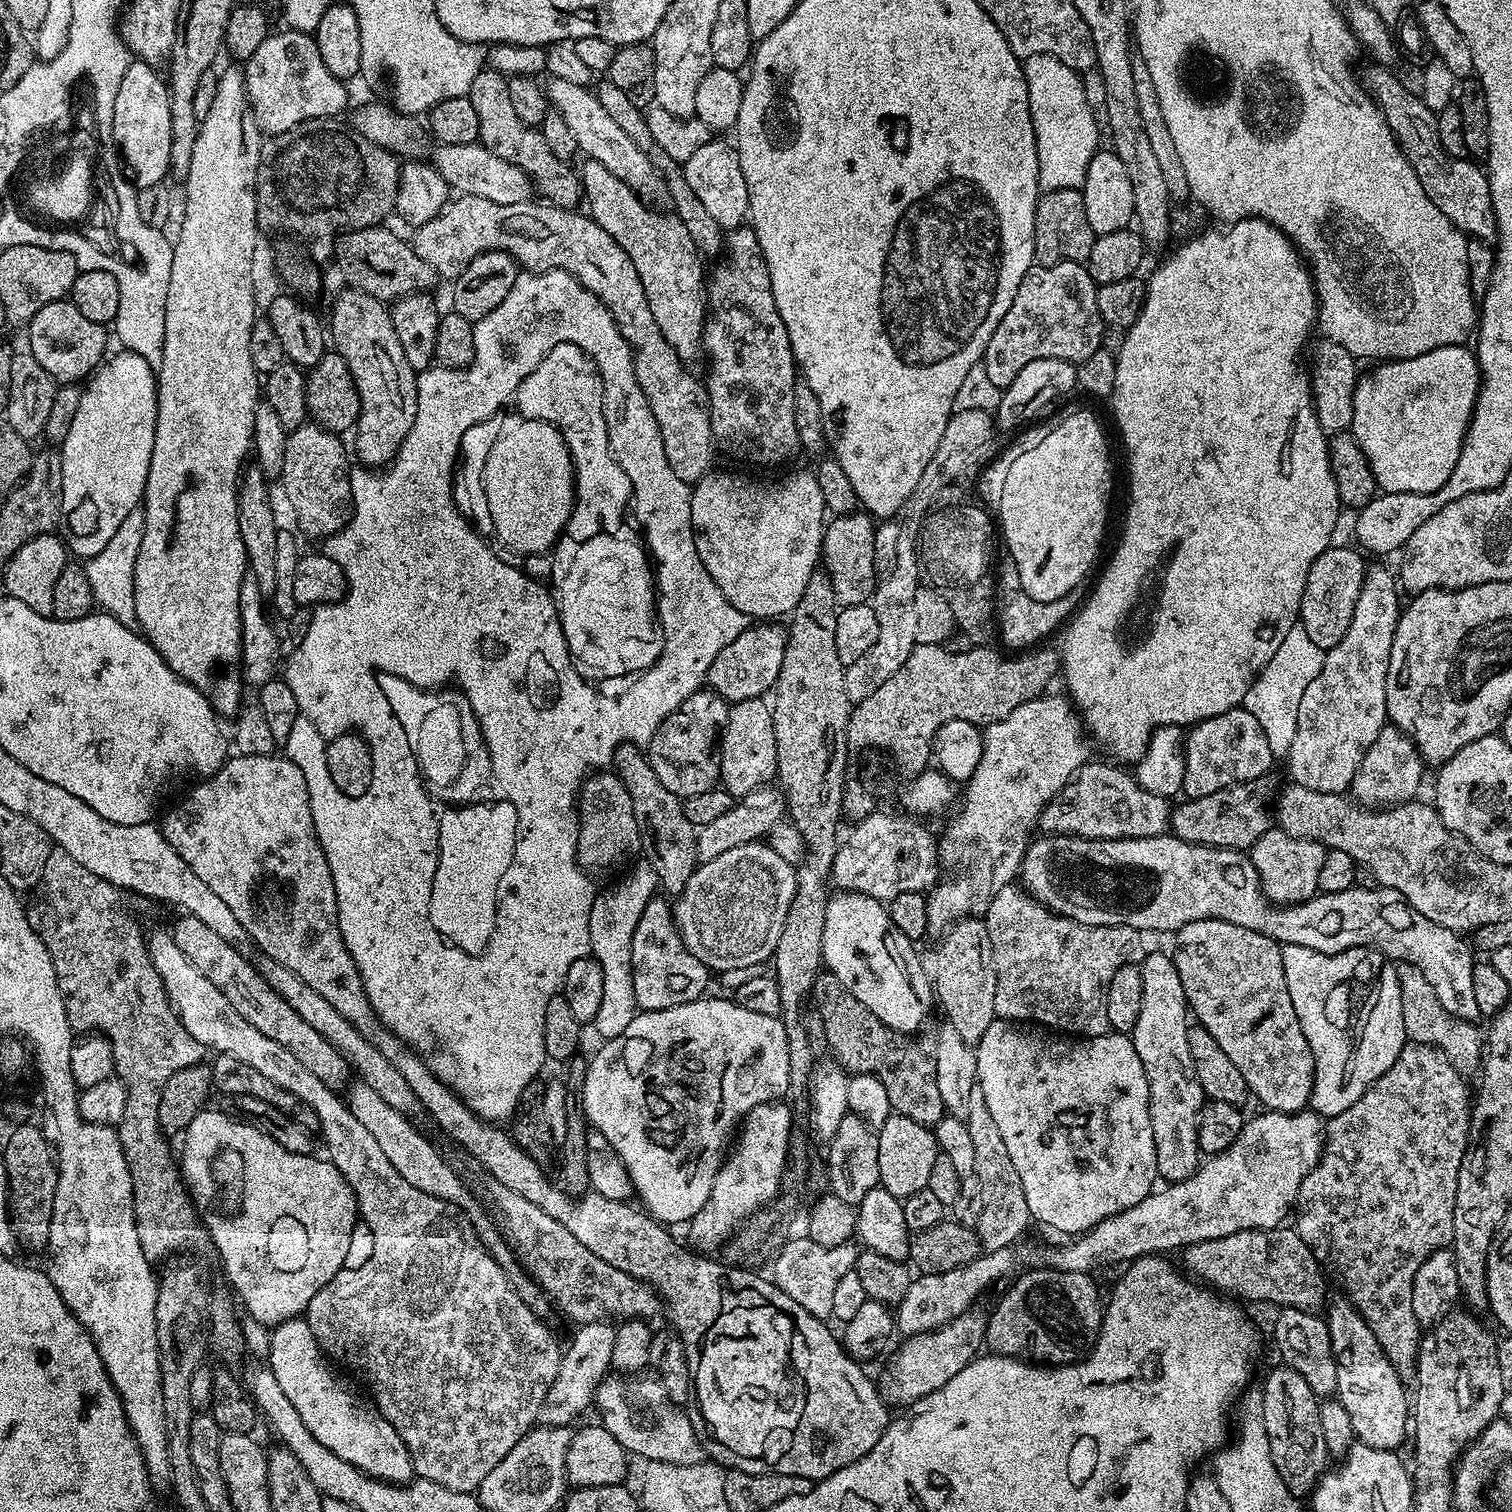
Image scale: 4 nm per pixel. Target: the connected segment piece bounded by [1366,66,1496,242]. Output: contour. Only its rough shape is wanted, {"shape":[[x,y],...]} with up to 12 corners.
{"shape":[[1384,66],[1366,91],[1426,198],[1496,239],[1485,169],[1446,154],[1436,113]]}

